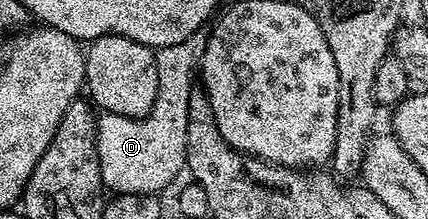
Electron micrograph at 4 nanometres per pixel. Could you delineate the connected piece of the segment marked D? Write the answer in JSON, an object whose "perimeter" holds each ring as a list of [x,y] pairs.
{"perimeter":[[[209,28],[177,42],[155,48],[156,77],[159,78],[156,99],[148,116],[130,116],[103,112],[98,118],[97,153],[101,163],[102,182],[111,192],[123,195],[153,194],[170,184],[186,164],[188,97],[194,90],[192,75],[207,49]]]}

